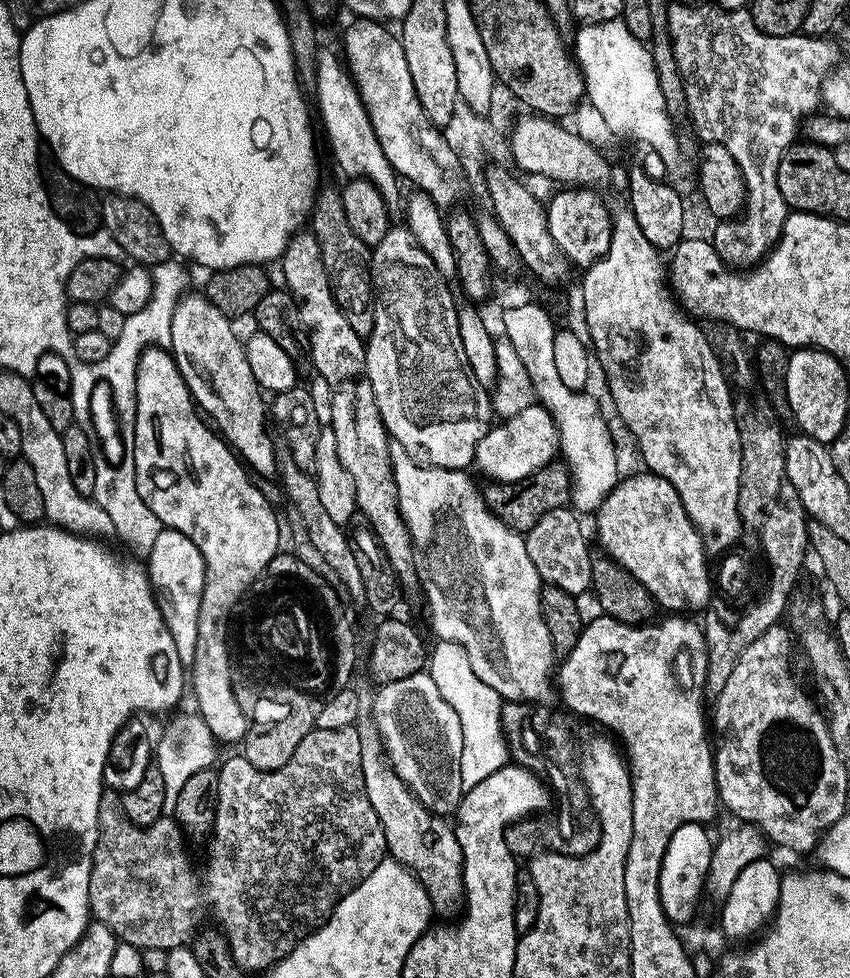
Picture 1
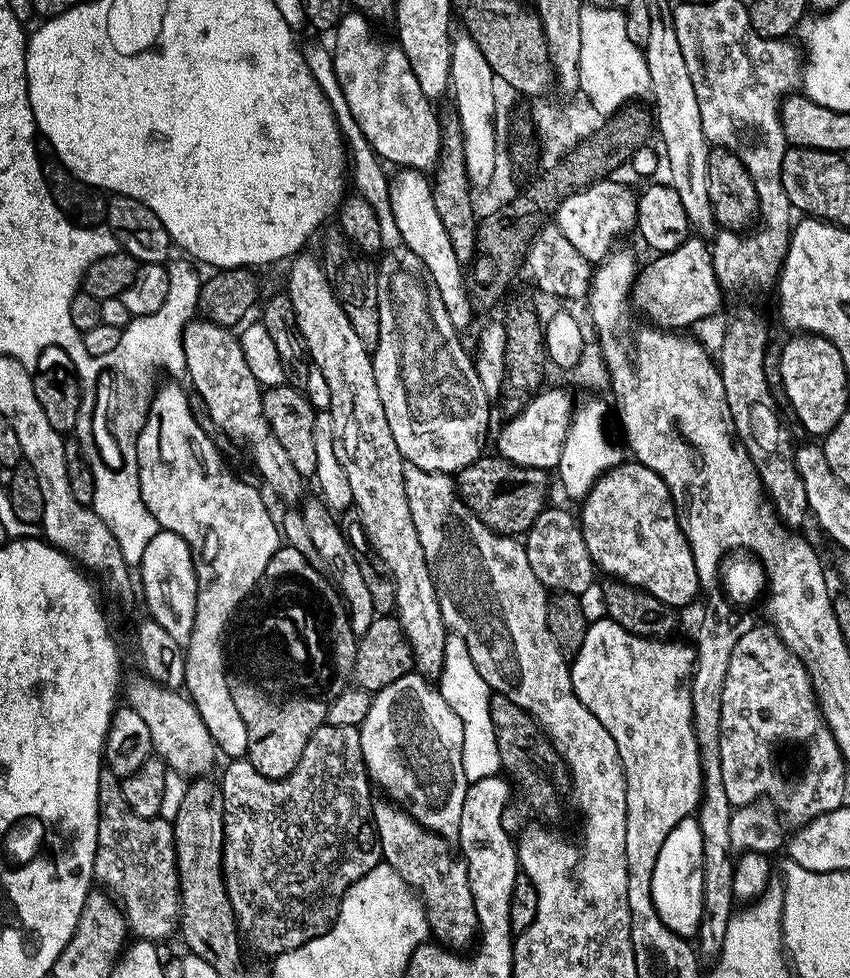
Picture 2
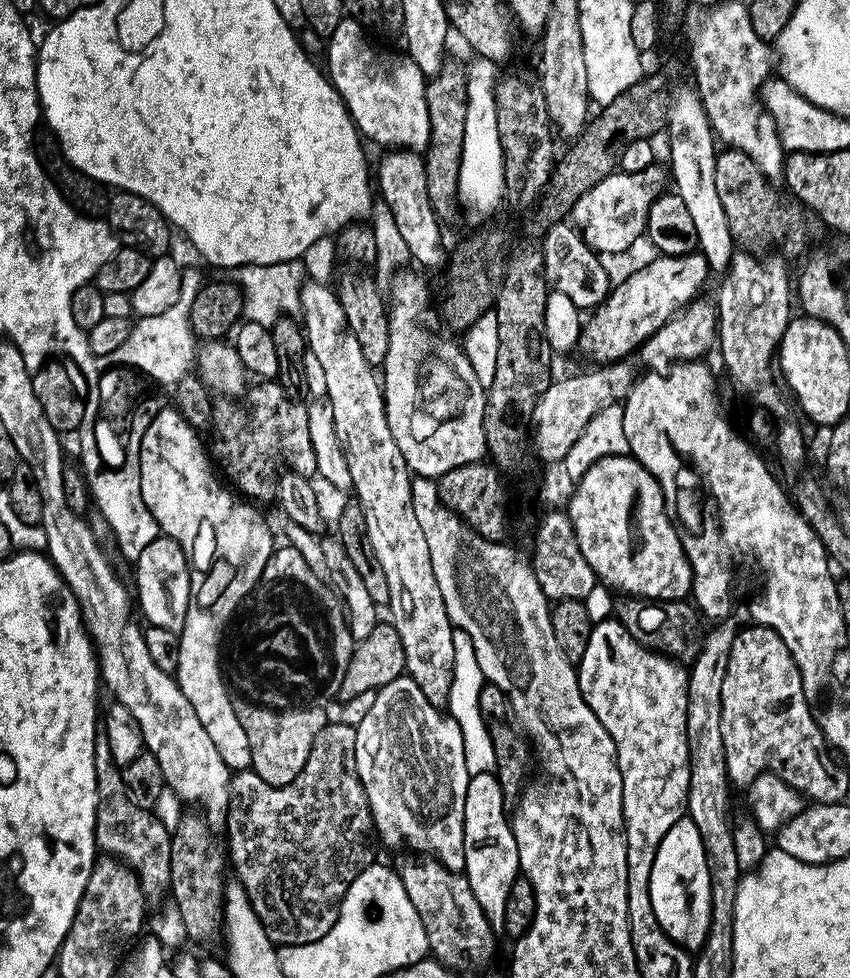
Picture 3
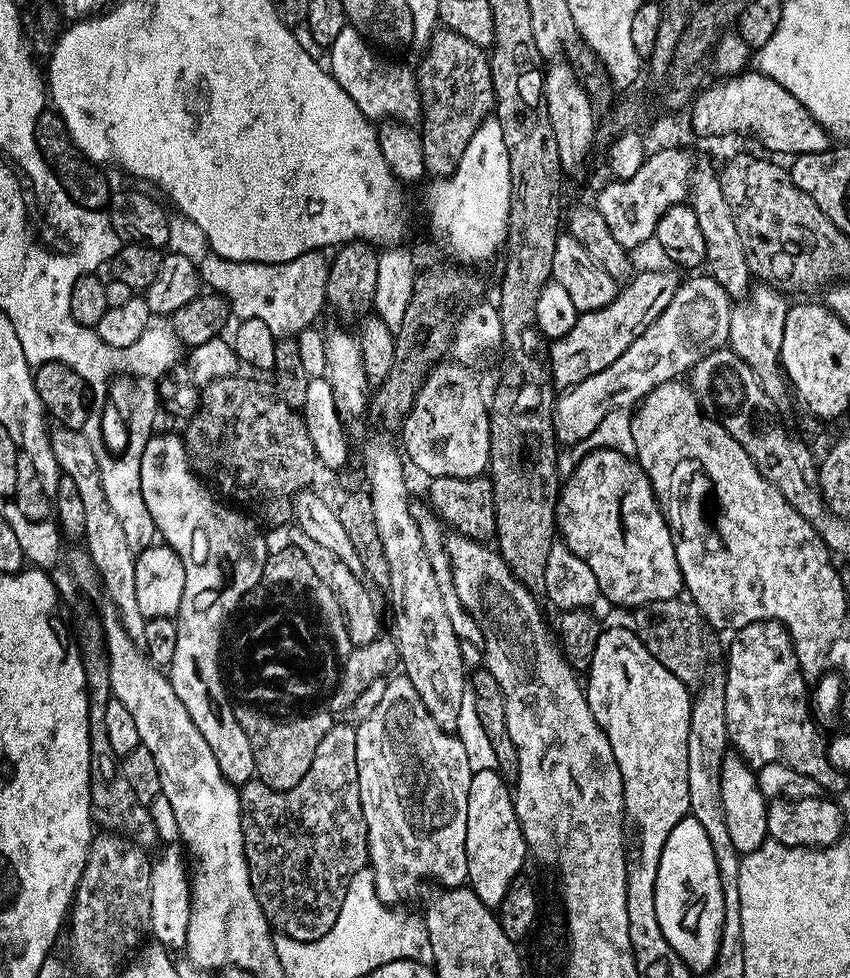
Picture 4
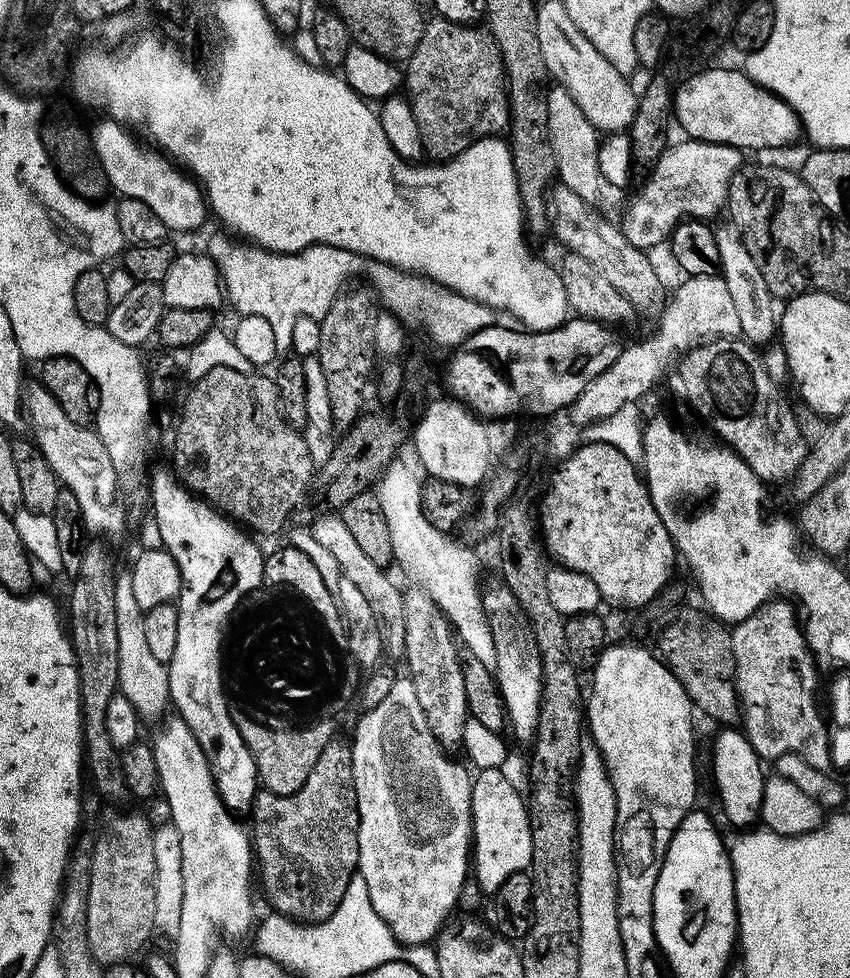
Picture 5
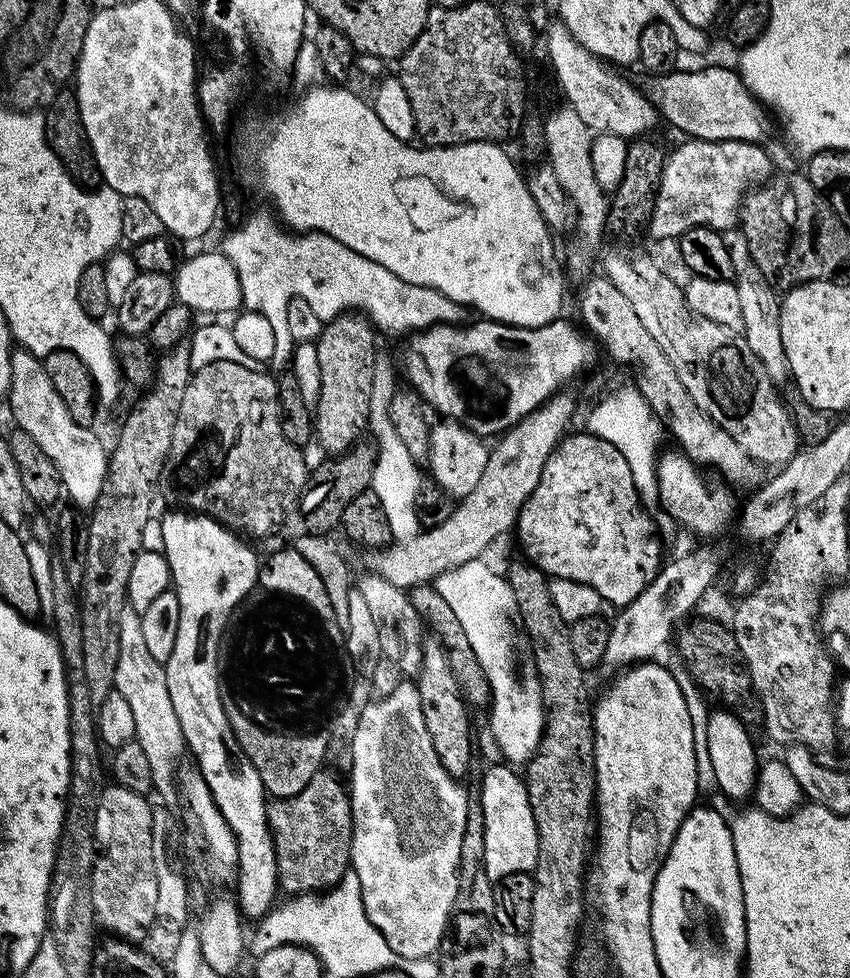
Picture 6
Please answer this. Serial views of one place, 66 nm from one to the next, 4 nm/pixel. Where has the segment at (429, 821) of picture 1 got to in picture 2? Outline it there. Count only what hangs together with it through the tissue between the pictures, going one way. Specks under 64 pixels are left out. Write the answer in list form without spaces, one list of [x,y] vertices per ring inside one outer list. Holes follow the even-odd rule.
[[[377,799],[372,805],[372,820],[376,824],[376,836],[380,839],[383,863],[390,865],[420,897],[425,912],[430,914],[428,927],[431,935],[439,943],[452,950],[456,950],[456,940],[472,944],[478,936],[479,918],[470,888],[468,862],[452,853],[453,845],[443,836],[422,827],[419,820],[399,803],[391,803]]]

